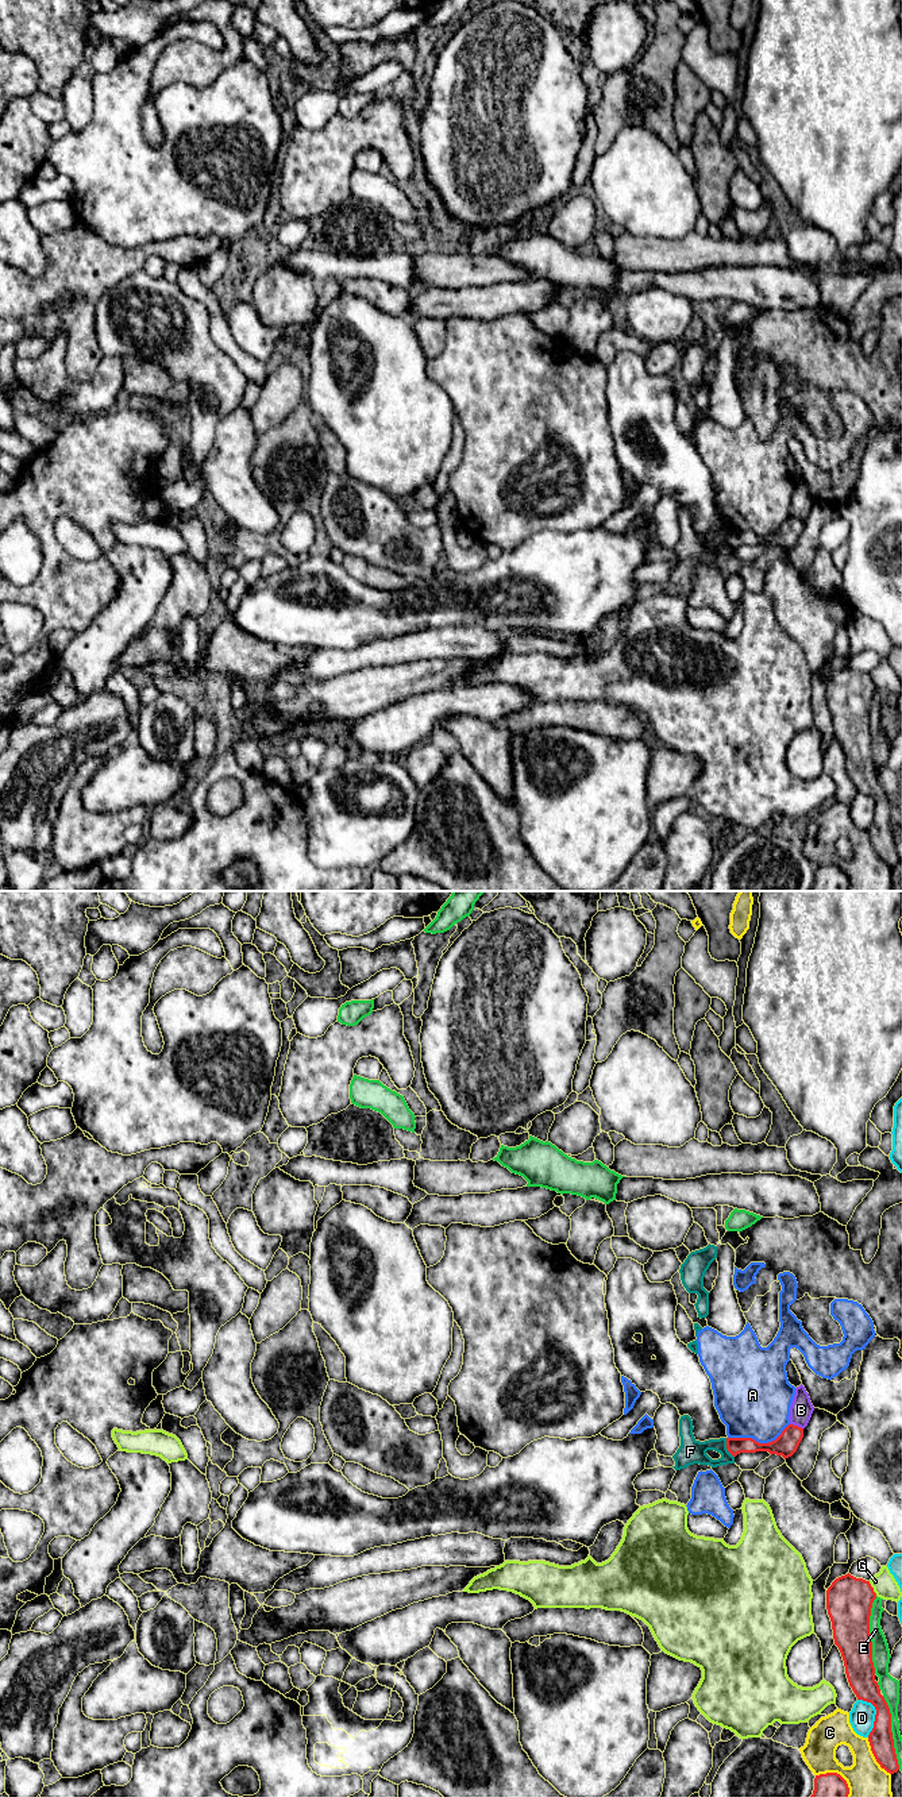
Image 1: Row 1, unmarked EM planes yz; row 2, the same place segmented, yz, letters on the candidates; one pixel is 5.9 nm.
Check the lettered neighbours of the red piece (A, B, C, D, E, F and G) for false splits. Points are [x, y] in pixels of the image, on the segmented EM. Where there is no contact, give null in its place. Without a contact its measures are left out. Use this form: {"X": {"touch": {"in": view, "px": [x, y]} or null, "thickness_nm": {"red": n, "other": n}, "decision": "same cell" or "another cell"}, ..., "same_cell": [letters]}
{"A": {"touch": {"in": "yz", "px": [758, 1442]}, "thickness_nm": {"red": 140, "other": 440}, "decision": "another cell"}, "B": {"touch": {"in": "yz", "px": [797, 1426]}, "thickness_nm": {"red": 140, "other": 140}, "decision": "another cell"}, "C": {"touch": {"in": "yz", "px": [874, 1755]}, "thickness_nm": {"red": 140, "other": 220}, "decision": "another cell"}, "D": {"touch": {"in": "yz", "px": [877, 1713]}, "thickness_nm": {"red": 160, "other": 150}, "decision": "another cell"}, "E": {"touch": {"in": "yz", "px": [870, 1635]}, "thickness_nm": {"red": 280, "other": 110}, "decision": "another cell"}, "F": {"touch": {"in": "yz", "px": [727, 1447]}, "thickness_nm": {"red": 100, "other": 150}, "decision": "another cell"}, "G": {"touch": {"in": "yz", "px": [872, 1588]}, "thickness_nm": {"red": 280, "other": 140}, "decision": "another cell"}, "same_cell": []}

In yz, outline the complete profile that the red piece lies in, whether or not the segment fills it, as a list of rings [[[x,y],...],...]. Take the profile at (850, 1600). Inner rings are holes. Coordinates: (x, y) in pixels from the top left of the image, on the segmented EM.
[[[848,1573],[828,1588],[826,1609],[849,1686],[857,1700],[871,1702],[876,1709],[874,1728],[868,1735],[871,1751],[880,1767],[894,1774],[899,1765],[891,1732],[891,1713],[875,1681],[872,1662],[870,1616],[875,1599],[876,1593],[870,1581]]]

